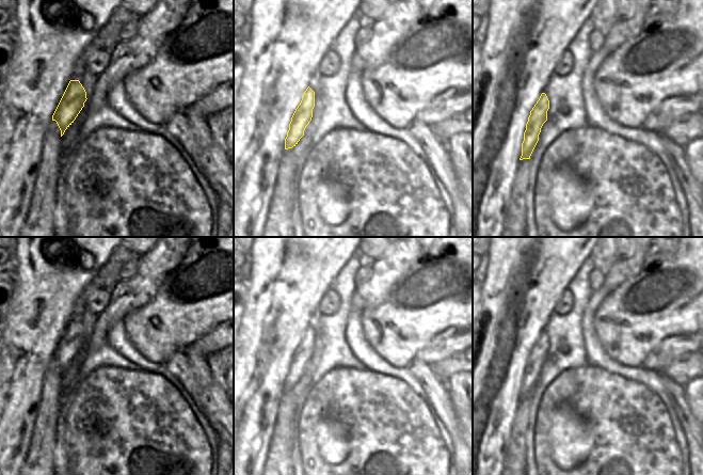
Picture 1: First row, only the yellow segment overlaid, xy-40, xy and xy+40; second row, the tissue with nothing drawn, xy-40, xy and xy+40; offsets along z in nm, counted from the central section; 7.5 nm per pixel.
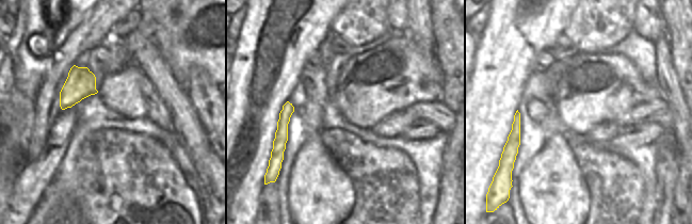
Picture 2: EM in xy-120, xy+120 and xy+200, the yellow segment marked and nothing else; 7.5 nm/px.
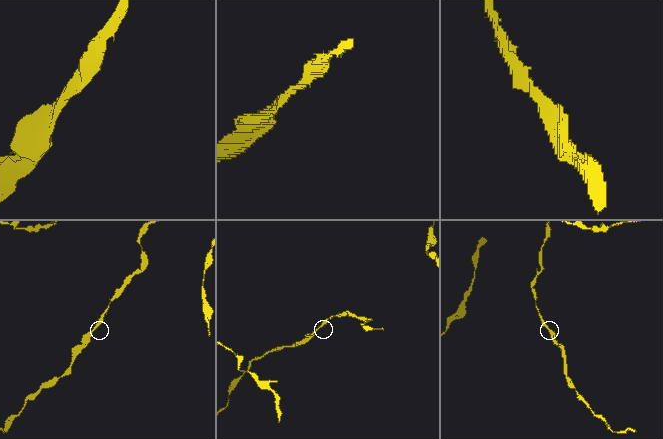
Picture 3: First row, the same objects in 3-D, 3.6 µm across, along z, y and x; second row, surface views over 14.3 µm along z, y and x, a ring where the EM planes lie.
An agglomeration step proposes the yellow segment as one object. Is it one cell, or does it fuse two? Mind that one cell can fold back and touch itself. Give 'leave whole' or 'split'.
leave whole

